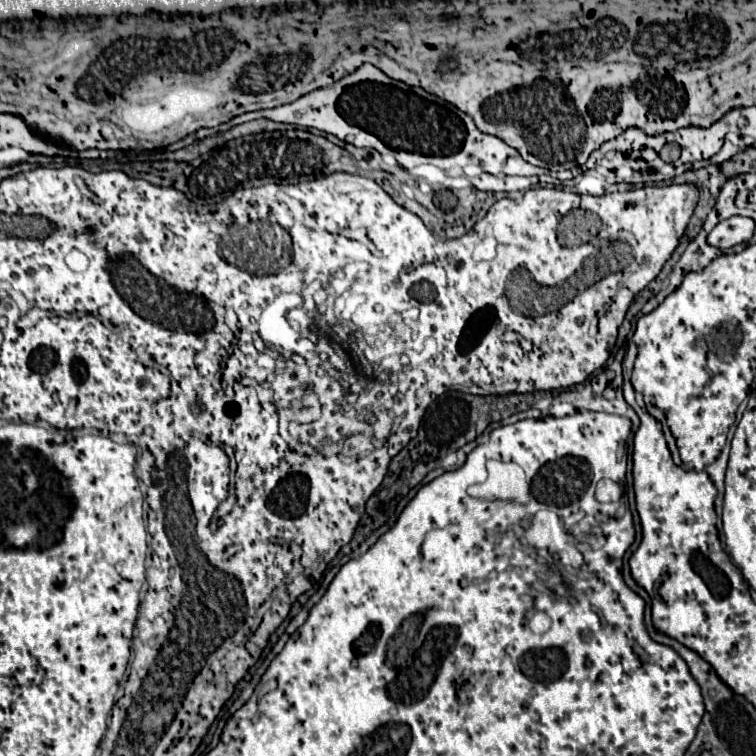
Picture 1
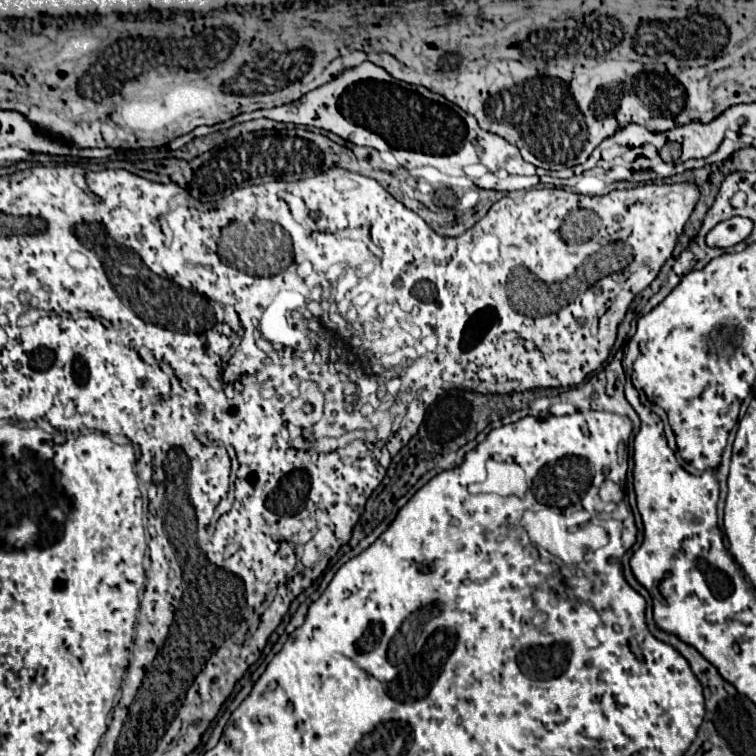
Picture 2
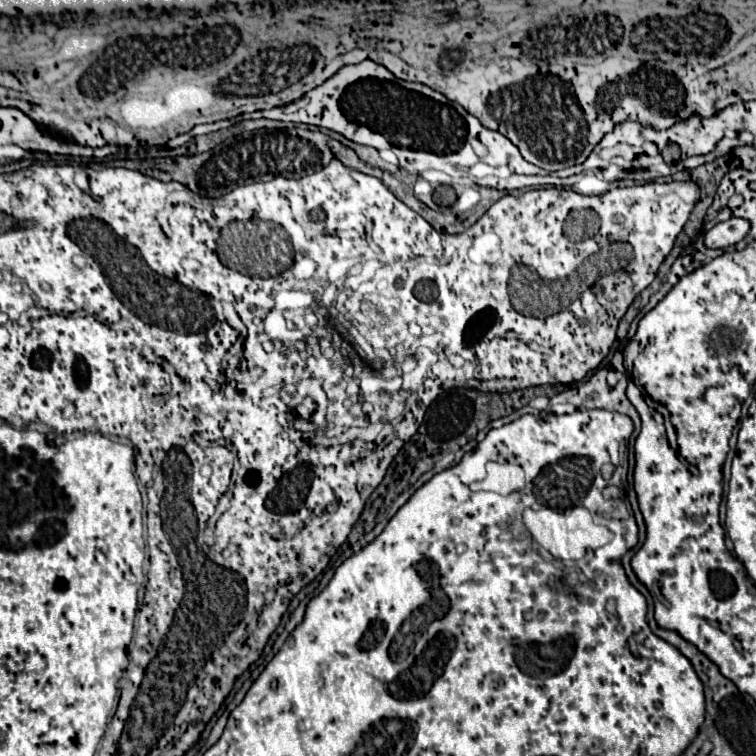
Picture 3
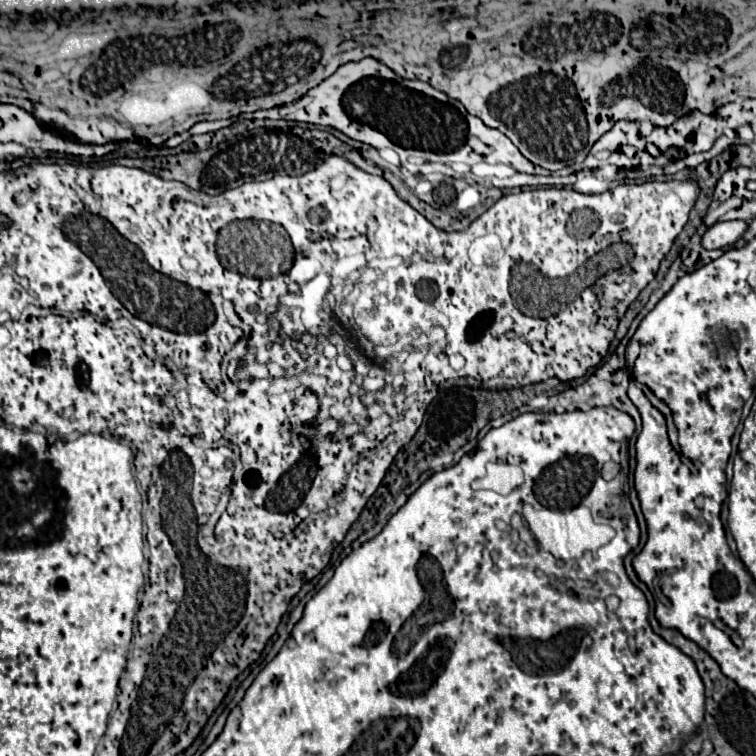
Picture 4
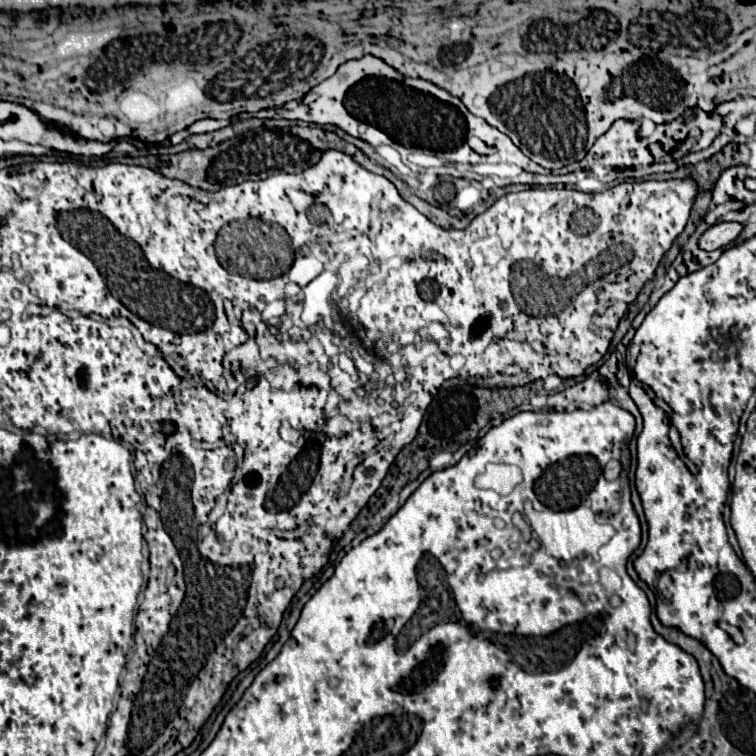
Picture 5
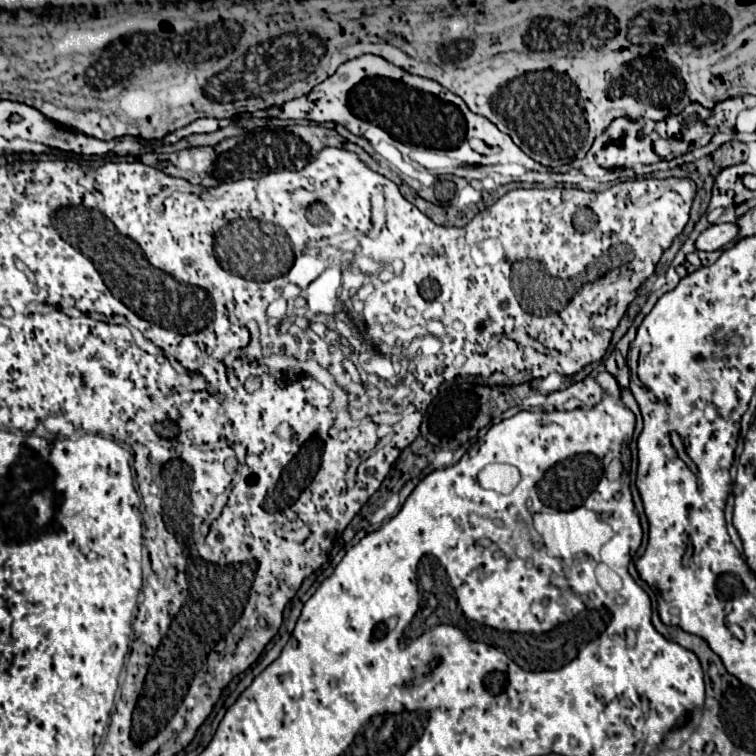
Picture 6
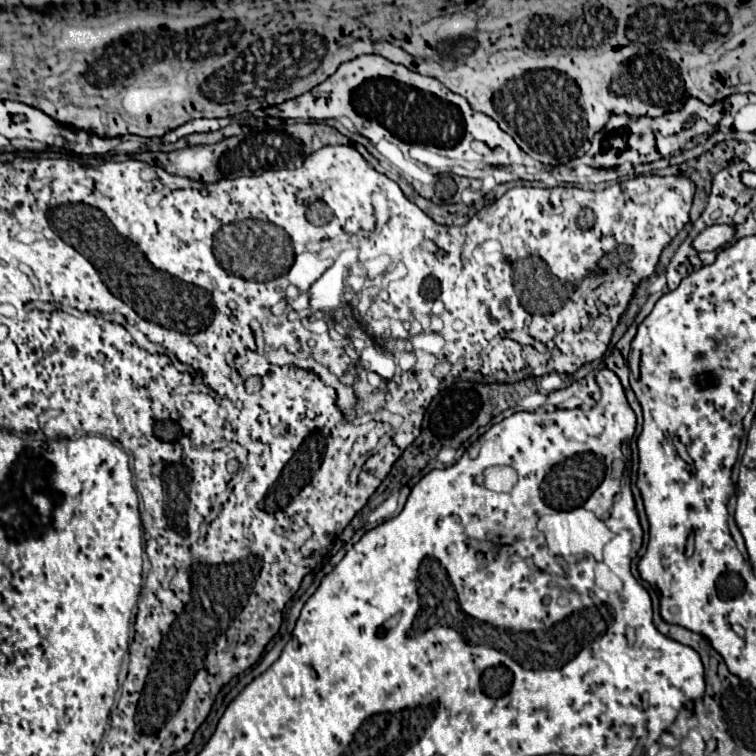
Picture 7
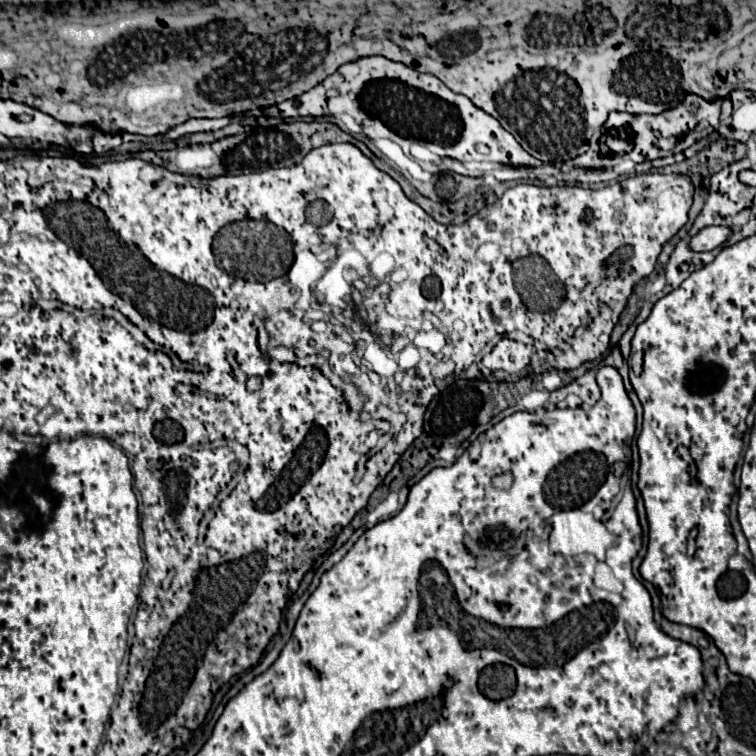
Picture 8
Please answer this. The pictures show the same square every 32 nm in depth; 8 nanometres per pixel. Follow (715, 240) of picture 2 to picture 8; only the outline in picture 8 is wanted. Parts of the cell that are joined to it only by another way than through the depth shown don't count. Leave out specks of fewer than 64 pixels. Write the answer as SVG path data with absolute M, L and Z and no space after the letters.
M708 226L702 228L696 236L692 236L688 248L694 252L706 252L706 250L714 250L718 248L724 240L728 238L728 228L720 228L720 226Z

